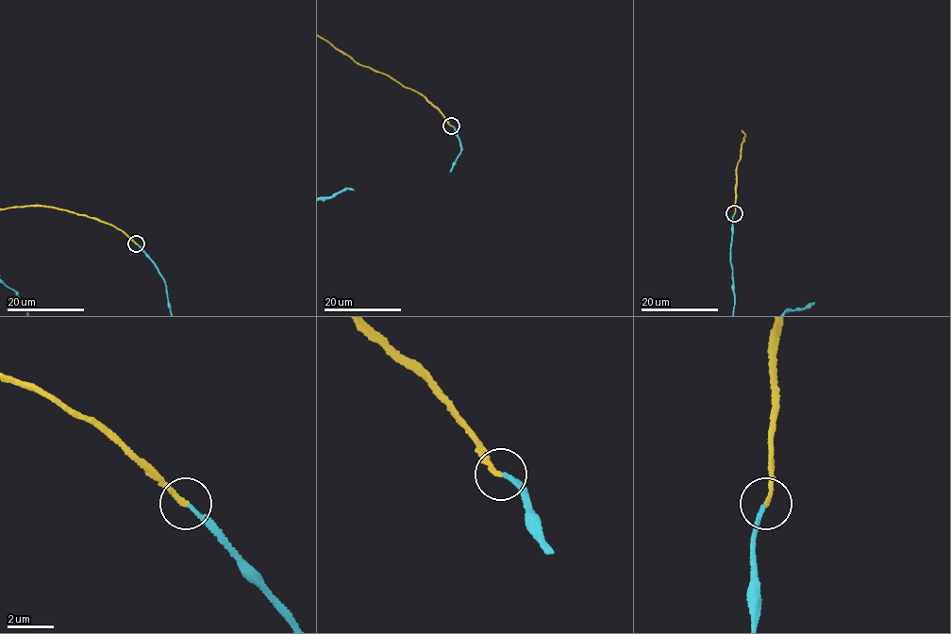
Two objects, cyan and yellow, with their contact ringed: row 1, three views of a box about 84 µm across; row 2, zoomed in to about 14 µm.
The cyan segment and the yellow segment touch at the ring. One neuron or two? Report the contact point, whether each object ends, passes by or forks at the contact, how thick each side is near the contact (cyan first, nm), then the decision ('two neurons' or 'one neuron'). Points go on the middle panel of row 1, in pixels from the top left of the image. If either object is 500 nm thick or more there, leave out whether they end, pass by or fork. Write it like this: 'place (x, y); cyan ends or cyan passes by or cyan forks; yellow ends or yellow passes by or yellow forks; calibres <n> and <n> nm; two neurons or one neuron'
place (451, 125); cyan ends; yellow ends; calibres 150 and 180 nm; two neurons

